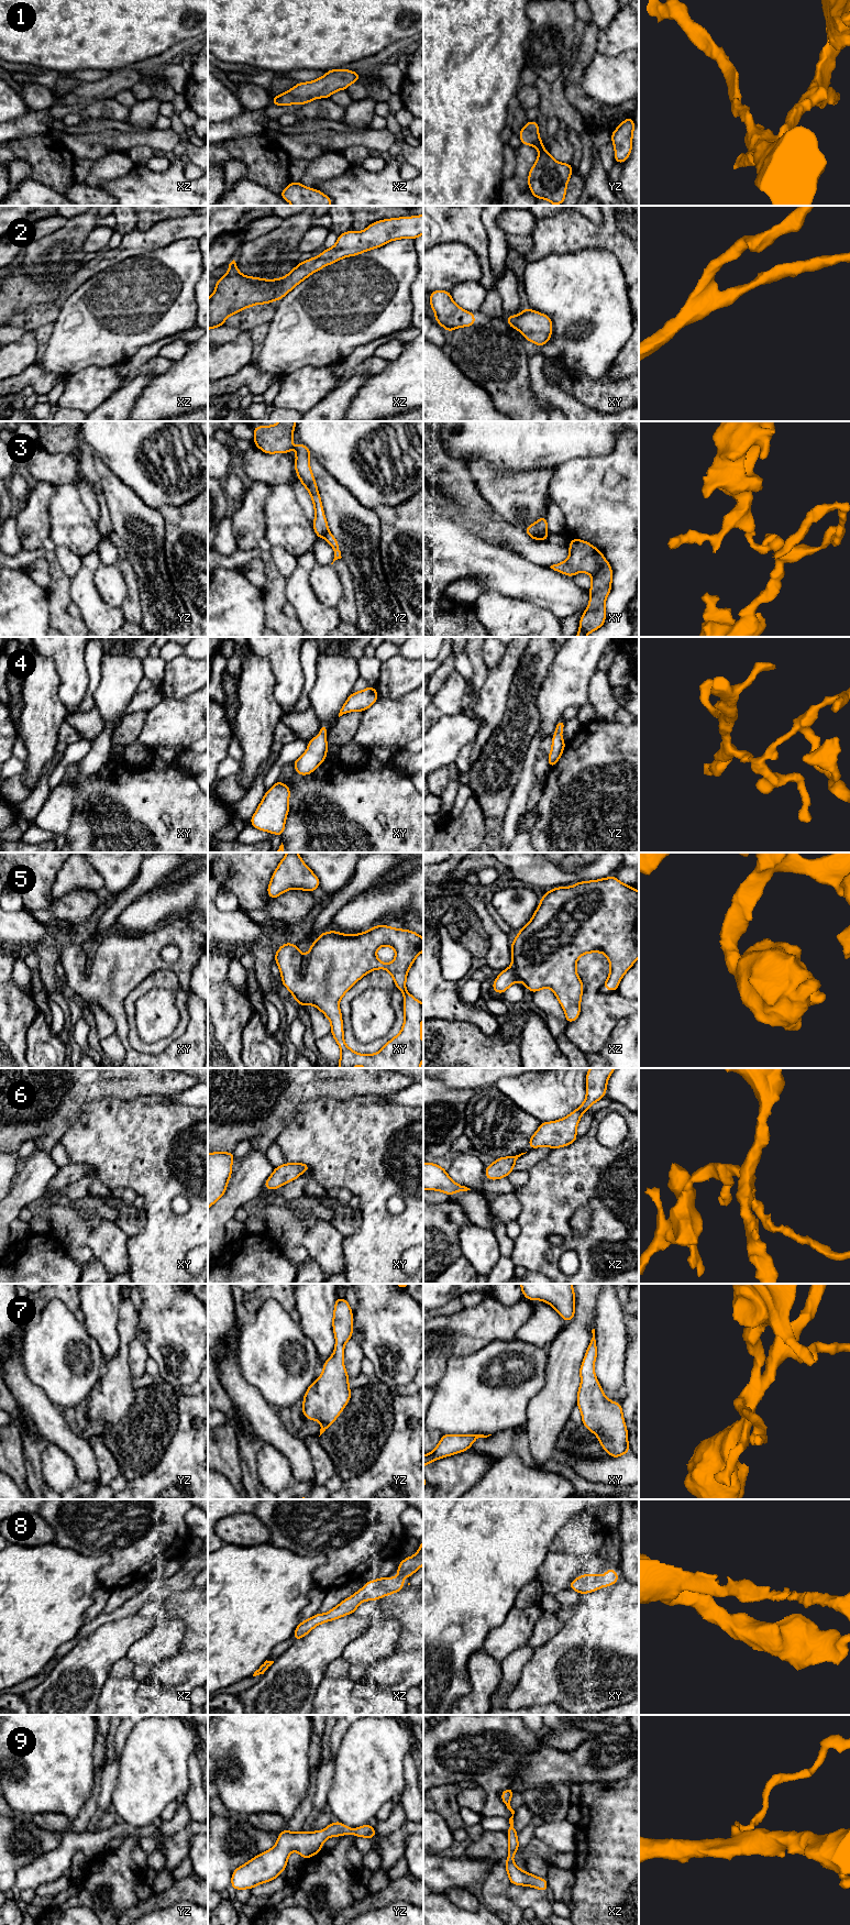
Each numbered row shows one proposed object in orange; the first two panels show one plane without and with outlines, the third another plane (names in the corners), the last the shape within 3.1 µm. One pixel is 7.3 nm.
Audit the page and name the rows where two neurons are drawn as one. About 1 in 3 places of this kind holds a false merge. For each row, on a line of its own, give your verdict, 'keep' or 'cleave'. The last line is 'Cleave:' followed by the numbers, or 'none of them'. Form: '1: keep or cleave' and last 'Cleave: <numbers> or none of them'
1: keep
2: keep
3: cleave
4: keep
5: keep
6: keep
7: keep
8: keep
9: keep
Cleave: 3

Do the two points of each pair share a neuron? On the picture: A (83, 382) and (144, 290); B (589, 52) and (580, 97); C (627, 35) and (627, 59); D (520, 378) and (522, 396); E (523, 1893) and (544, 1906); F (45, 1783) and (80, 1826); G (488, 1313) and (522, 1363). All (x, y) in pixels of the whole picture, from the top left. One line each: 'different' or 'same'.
A: different
B: same
C: different
D: same
E: same
F: different
G: different

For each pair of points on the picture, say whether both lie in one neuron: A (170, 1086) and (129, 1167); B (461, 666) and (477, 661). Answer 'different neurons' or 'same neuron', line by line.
A: different neurons
B: different neurons

